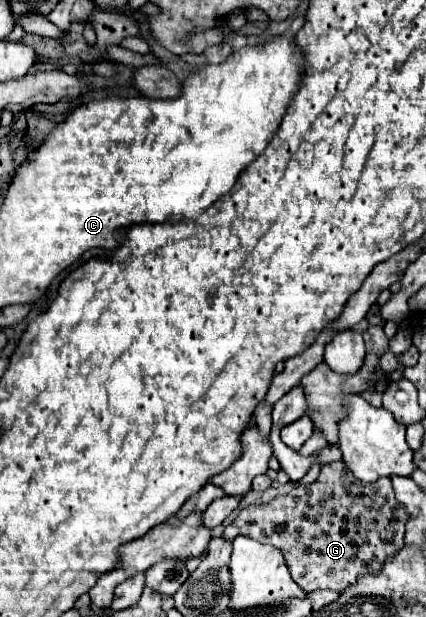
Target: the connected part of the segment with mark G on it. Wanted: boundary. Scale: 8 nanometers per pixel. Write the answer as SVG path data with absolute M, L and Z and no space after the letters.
M337 461L337 463L323 465L319 479L309 485L299 483L287 495L277 495L267 503L247 505L245 509L239 511L233 525L239 527L241 535L281 549L293 581L305 593L311 593L317 589L331 589L341 593L349 585L353 585L359 579L359 575L379 573L387 557L397 555L401 551L407 519L409 519L409 513L395 499L389 477L379 477L377 481L365 485L357 481L353 473L349 473L343 461Z

